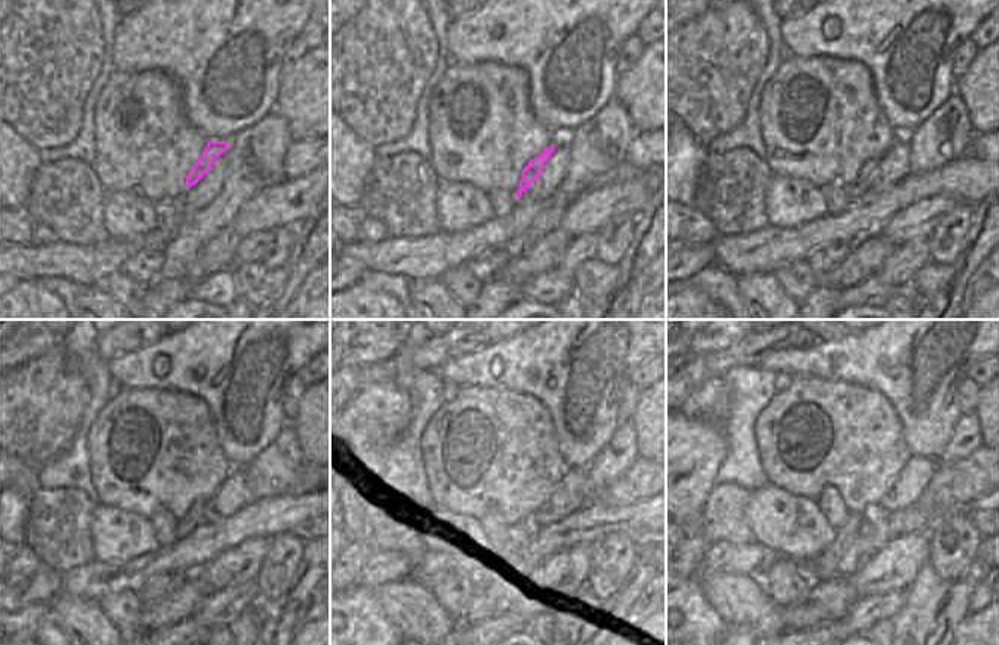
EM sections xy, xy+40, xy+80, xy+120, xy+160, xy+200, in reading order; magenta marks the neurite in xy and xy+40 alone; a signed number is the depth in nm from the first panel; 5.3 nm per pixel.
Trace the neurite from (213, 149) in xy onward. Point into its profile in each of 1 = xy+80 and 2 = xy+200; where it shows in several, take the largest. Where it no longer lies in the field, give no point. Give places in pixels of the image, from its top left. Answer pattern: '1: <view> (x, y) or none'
1: xy+80 (863, 180)
2: xy+200 (822, 567)

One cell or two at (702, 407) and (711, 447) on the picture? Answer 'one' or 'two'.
two

